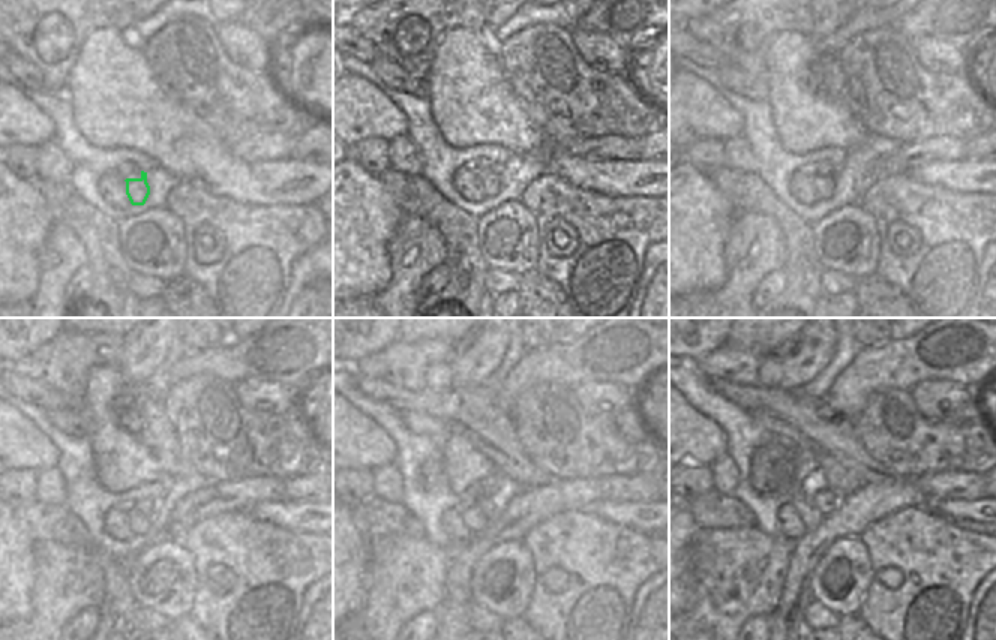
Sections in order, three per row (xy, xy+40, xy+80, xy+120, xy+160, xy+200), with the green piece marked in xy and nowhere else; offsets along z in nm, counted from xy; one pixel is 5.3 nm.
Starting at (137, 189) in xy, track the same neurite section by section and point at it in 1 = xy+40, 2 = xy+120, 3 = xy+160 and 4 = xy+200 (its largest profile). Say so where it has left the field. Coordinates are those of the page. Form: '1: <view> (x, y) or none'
1: xy+40 (489, 180)
2: xy+120 (138, 522)
3: xy+160 (476, 522)
4: xy+200 (807, 511)

